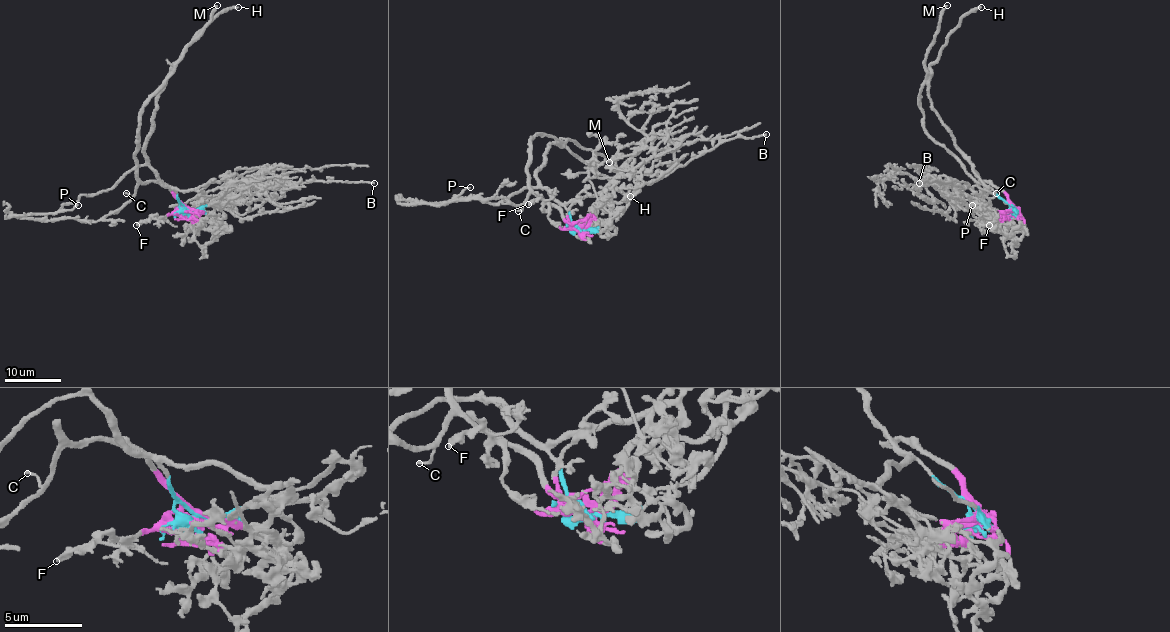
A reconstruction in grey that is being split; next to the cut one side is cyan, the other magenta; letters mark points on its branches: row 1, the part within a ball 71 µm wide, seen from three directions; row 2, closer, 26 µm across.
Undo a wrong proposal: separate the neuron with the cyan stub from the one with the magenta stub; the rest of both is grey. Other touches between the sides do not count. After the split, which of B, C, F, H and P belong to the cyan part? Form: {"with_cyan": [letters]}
{"with_cyan": ["B", "H", "P"]}

